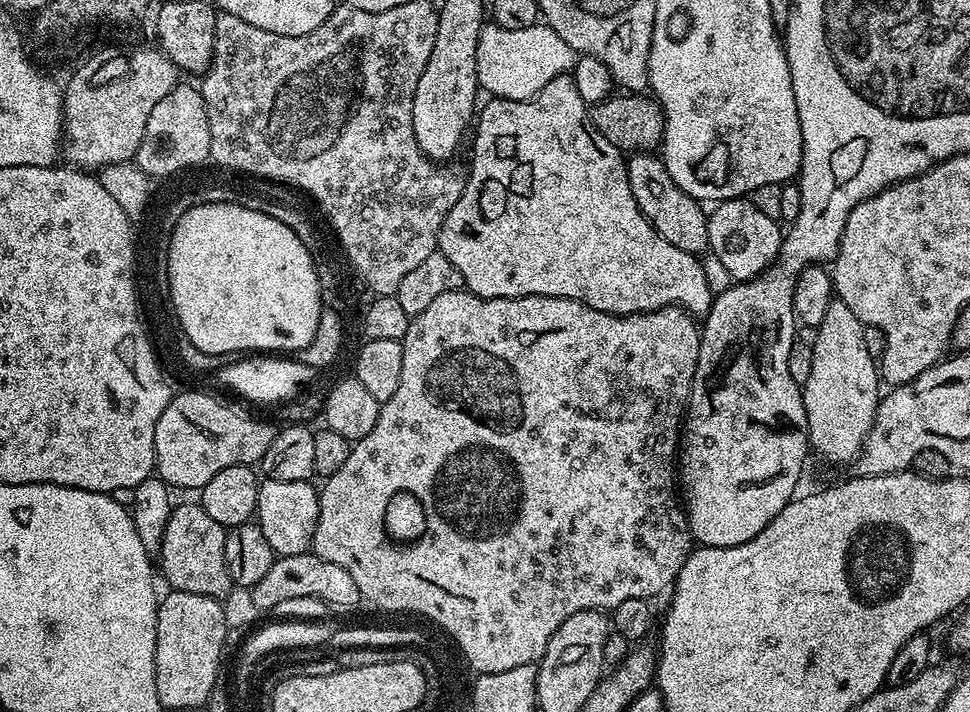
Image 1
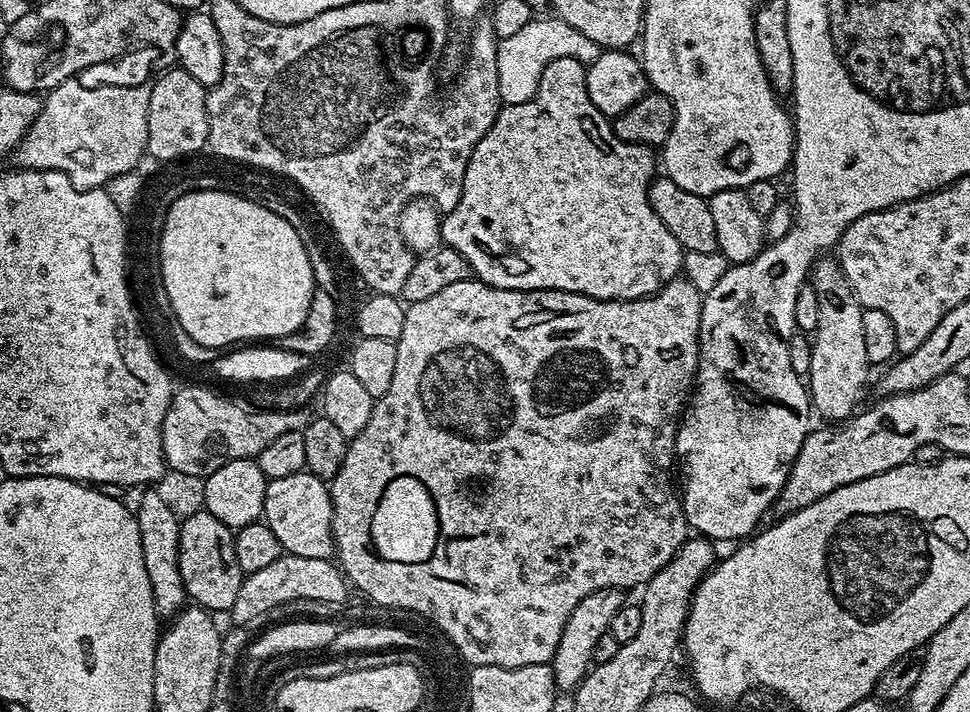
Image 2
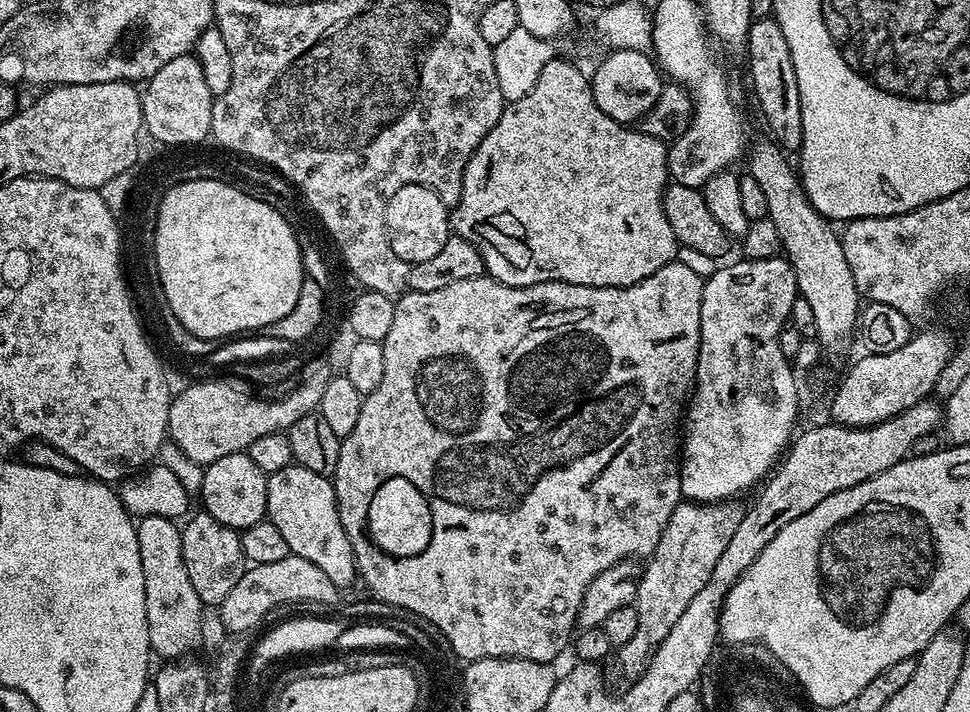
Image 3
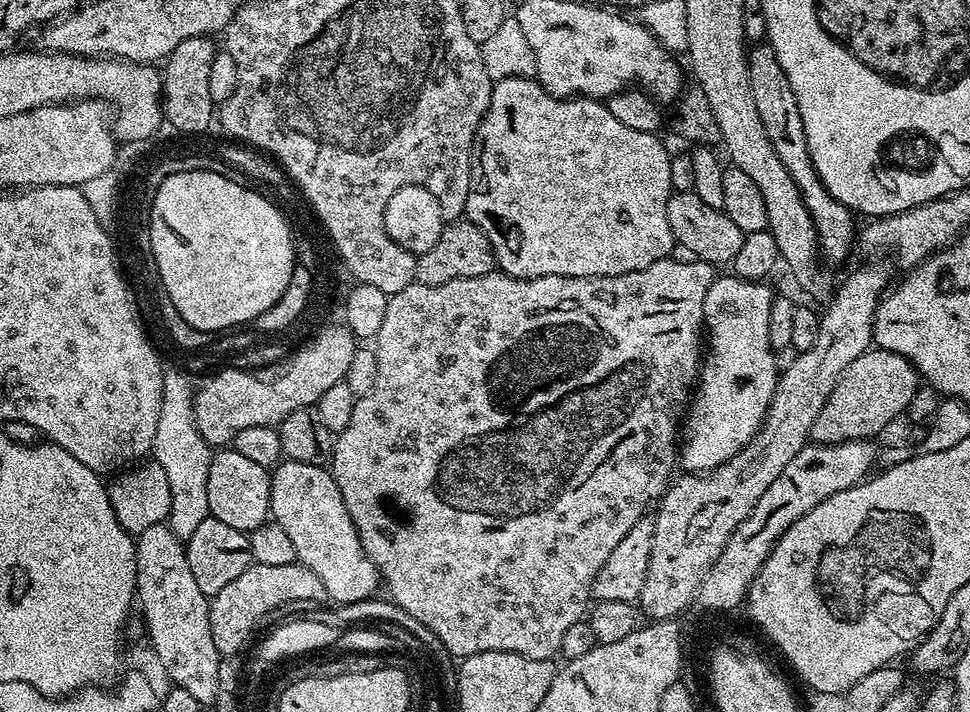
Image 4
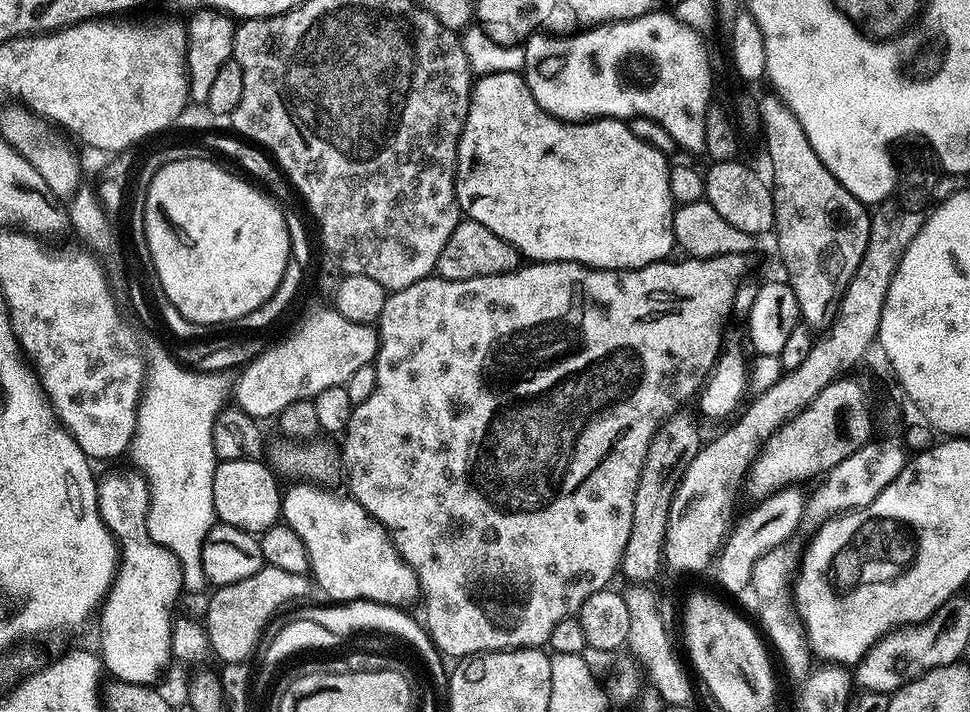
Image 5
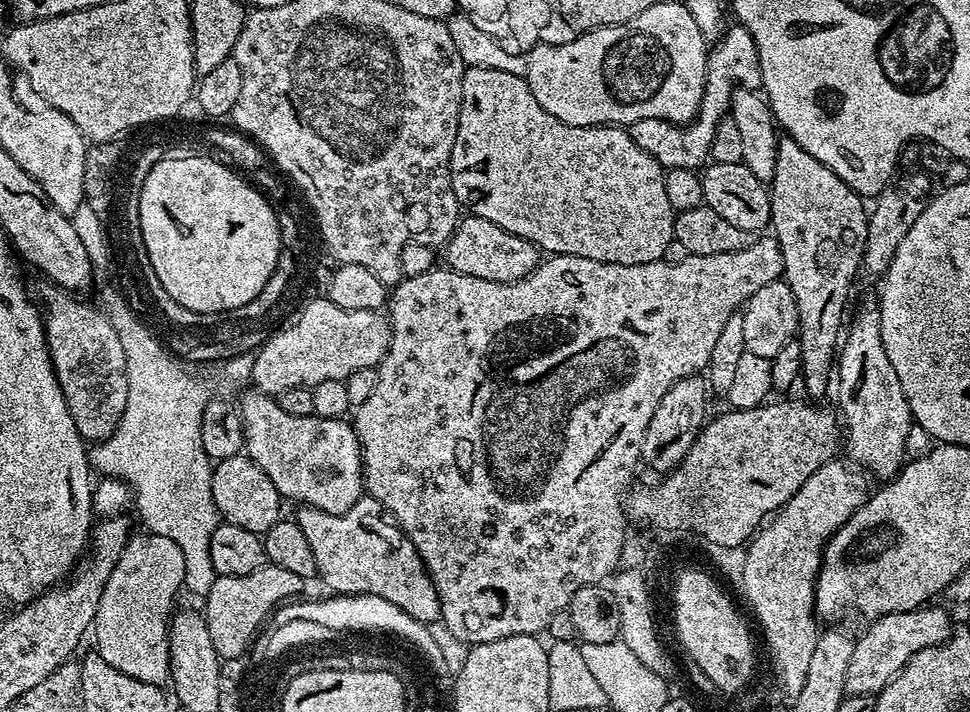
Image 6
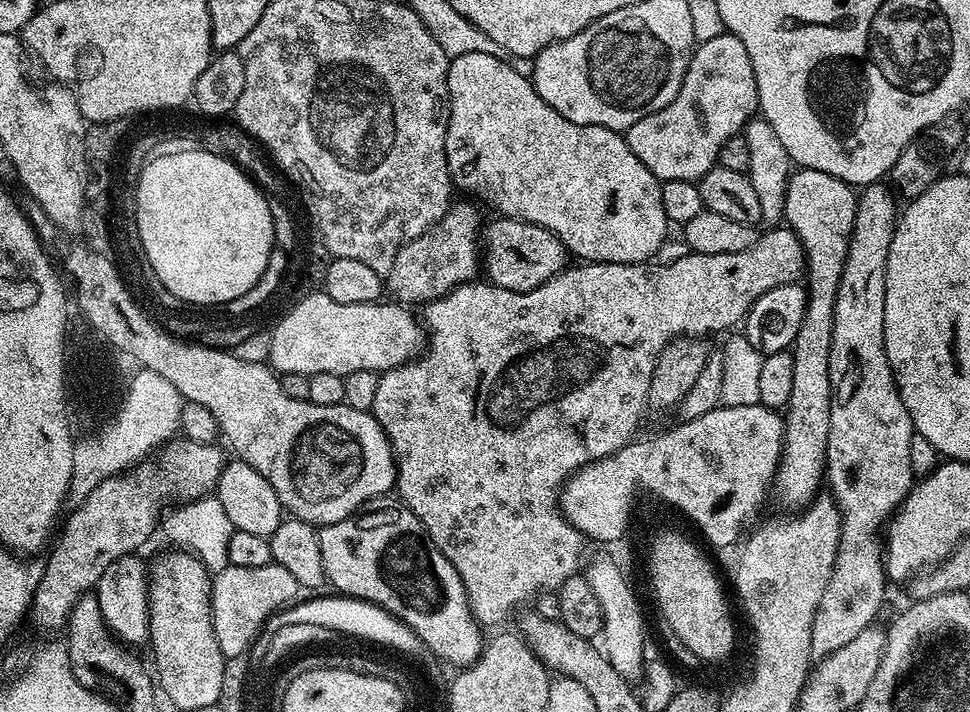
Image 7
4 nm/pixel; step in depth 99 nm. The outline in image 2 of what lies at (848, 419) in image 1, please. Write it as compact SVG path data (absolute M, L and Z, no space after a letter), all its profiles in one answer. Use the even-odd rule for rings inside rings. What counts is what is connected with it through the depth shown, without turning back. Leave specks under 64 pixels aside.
M828 259L817 260L810 273L810 287L814 294L818 294L818 326L811 337L812 357L806 387L810 393L811 407L815 411L817 408L828 419L825 421L843 422L861 407L860 399L868 384L870 365L862 331L864 309L839 263Z

